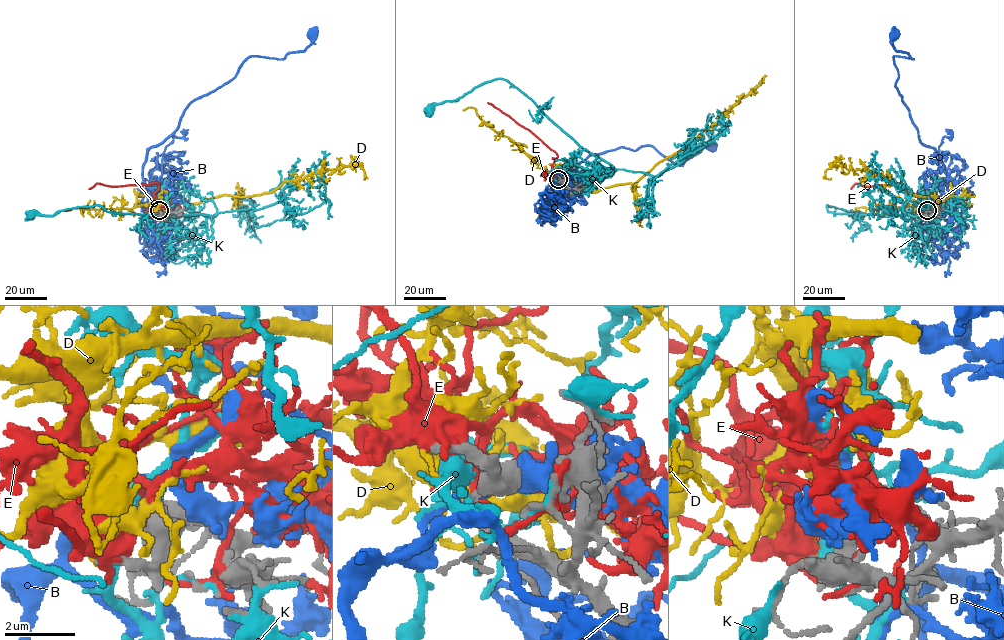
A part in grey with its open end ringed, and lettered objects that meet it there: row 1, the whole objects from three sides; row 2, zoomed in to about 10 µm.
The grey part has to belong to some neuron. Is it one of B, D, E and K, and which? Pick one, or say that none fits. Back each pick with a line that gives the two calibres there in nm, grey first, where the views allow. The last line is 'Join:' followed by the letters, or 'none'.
D: calibres 280 and 320 nm
Join: D

